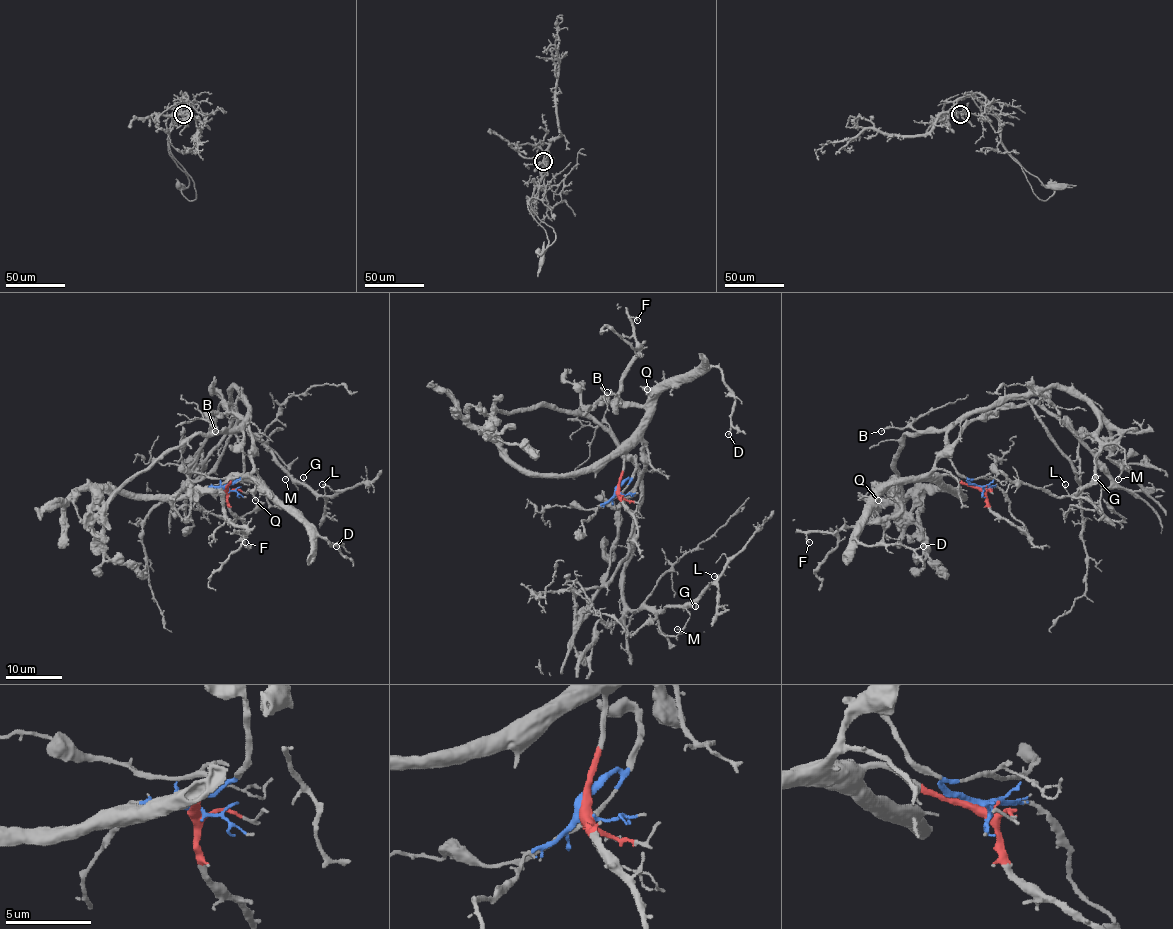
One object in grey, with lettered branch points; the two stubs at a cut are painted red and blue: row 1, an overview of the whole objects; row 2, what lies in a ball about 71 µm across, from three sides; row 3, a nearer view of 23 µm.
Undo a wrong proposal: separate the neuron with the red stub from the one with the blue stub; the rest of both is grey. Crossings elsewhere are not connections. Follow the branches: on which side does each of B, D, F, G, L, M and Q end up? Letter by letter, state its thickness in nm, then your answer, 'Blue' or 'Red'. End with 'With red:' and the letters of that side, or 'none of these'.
B: Thickness 120 nm. Blue
D: Thickness 120 nm. Red
F: Thickness 170 nm. Red
G: Thickness 150 nm. Blue
L: Thickness 110 nm. Blue
M: Thickness 140 nm. Blue
Q: Thickness 170 nm. Red
With red: D, F, Q

